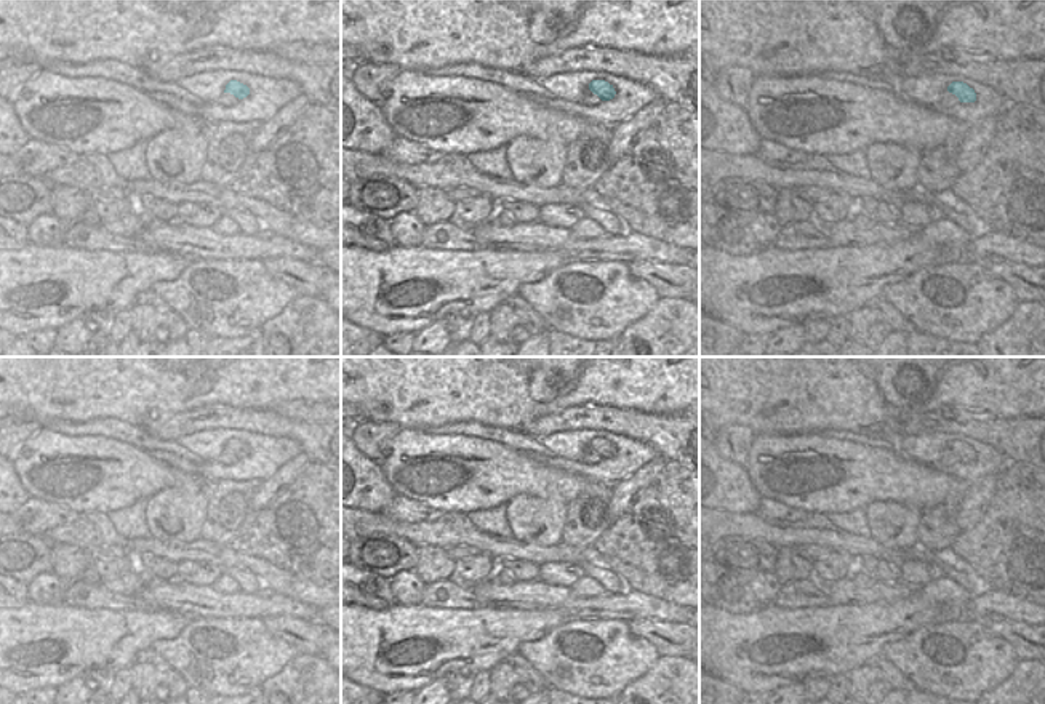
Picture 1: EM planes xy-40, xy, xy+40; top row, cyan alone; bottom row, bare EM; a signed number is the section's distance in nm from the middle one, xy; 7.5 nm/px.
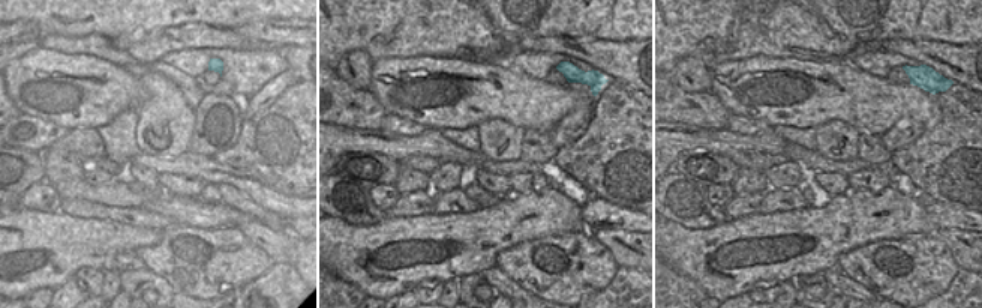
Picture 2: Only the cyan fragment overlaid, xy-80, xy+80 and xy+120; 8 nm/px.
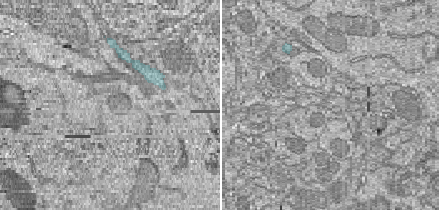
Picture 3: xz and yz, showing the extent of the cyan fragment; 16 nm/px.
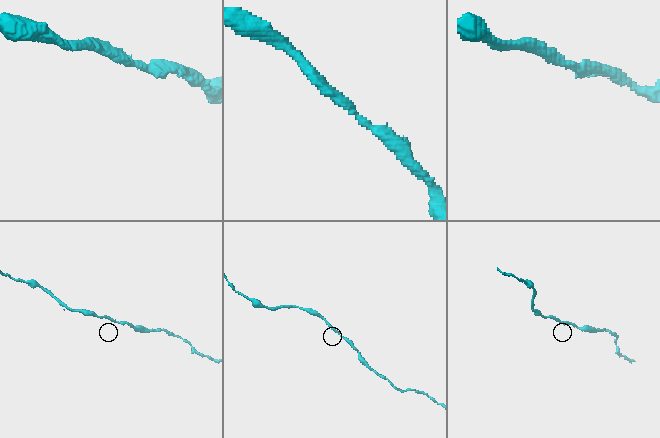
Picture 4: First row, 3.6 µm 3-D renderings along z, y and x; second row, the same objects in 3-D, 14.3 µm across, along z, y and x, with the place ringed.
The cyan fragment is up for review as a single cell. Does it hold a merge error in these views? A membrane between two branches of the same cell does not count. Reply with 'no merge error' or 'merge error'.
no merge error

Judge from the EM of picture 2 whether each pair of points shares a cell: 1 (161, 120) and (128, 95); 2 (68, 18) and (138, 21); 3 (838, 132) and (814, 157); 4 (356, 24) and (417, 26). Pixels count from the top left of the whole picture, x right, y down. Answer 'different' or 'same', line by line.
1: different
2: same
3: different
4: same

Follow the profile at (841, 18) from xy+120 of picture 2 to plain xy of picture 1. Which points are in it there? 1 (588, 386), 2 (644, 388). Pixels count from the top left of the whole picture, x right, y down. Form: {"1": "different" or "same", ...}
{"1": "same", "2": "same"}

